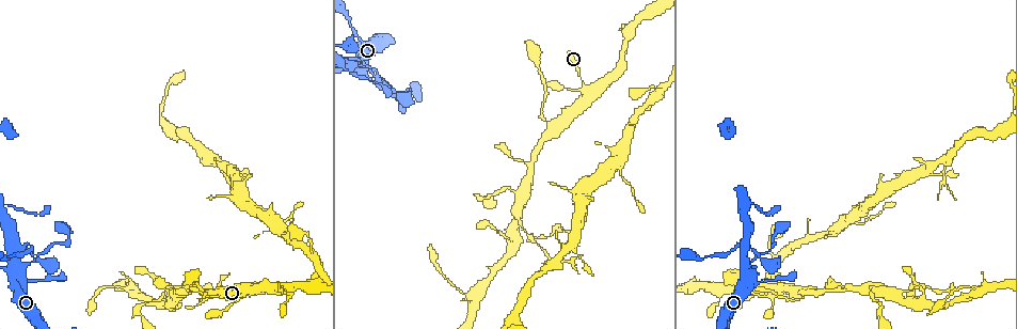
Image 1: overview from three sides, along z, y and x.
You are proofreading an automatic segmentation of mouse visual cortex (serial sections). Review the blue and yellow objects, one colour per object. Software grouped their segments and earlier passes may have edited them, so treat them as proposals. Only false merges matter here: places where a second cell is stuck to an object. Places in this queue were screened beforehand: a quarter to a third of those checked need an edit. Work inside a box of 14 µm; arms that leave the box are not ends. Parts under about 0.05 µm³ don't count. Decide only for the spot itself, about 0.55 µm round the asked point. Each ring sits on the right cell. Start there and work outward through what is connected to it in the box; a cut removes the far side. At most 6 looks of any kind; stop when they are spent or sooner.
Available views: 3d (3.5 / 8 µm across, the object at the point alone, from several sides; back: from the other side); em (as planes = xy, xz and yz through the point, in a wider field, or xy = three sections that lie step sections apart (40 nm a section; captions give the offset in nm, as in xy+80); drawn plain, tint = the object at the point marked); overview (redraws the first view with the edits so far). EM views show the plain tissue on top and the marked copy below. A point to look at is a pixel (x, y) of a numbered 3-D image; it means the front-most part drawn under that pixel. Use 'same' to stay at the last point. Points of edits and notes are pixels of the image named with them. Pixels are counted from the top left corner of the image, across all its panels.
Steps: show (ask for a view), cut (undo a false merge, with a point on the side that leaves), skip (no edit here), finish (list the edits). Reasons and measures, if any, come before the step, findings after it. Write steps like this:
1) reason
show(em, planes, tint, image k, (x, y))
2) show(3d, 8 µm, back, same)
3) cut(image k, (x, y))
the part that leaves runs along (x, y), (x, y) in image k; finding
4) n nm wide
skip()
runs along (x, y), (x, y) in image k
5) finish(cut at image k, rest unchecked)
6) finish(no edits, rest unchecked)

thin arm on a thick one
show(3d, 8 µm, image 1, (810, 292))

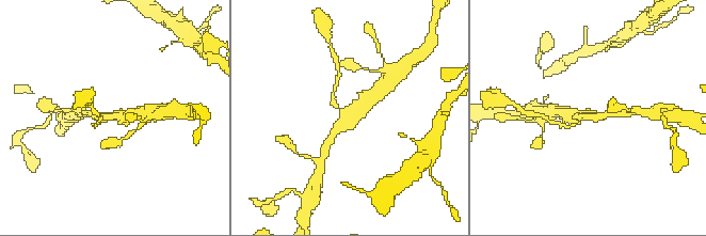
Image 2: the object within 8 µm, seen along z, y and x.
show(3d, 3.5 µm, back, image 2, (588, 115))

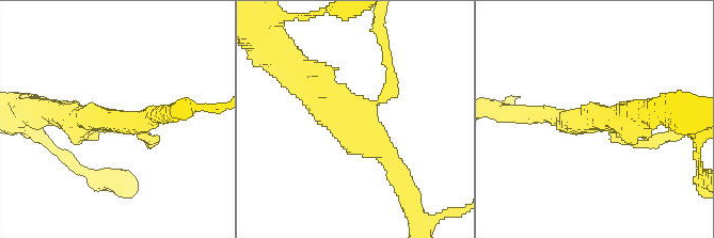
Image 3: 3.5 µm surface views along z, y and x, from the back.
3 arms; arms of 150, 350, 450 nm; now the EM
show(em, xy, step 1, tint, image 3, (342, 116))

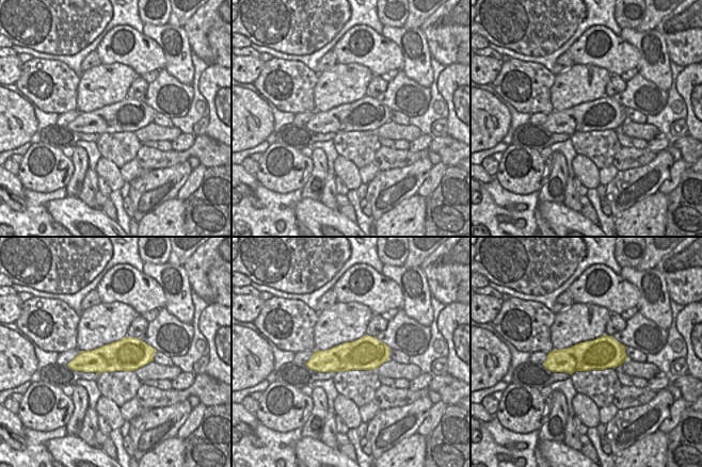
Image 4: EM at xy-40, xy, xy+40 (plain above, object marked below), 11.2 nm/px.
380 nm wide
skip()
runs along (292, 66), (318, 99), (394, 164) in image 3; all the same cell

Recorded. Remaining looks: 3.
show(3d, 3.5 µm, image 1, (872, 289))

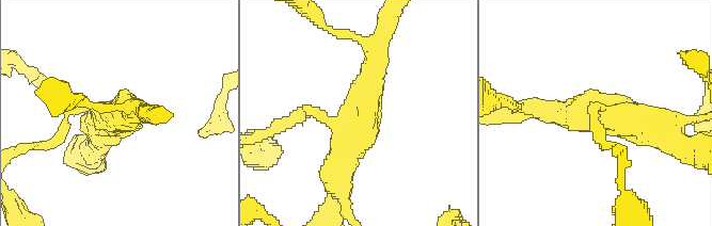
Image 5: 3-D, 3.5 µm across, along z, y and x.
3 arms; arms of 150, 350, 450 nm; now the EM
show(em, xy, step 2, tint, image 5, (342, 122))

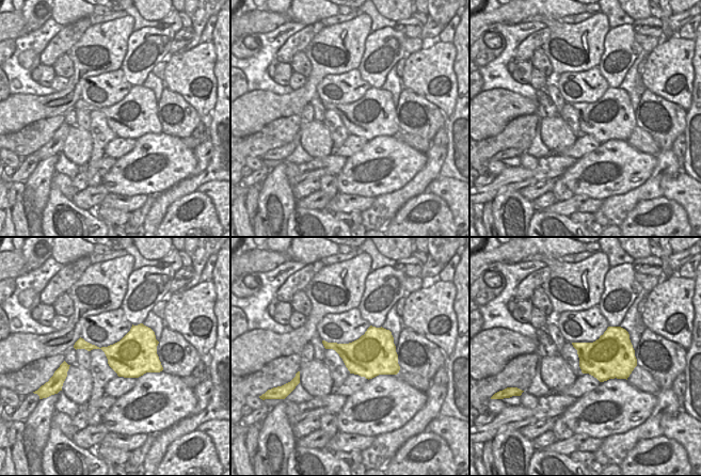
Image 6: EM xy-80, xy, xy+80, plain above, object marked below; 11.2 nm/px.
show(em, xy, step 3, tint, same)

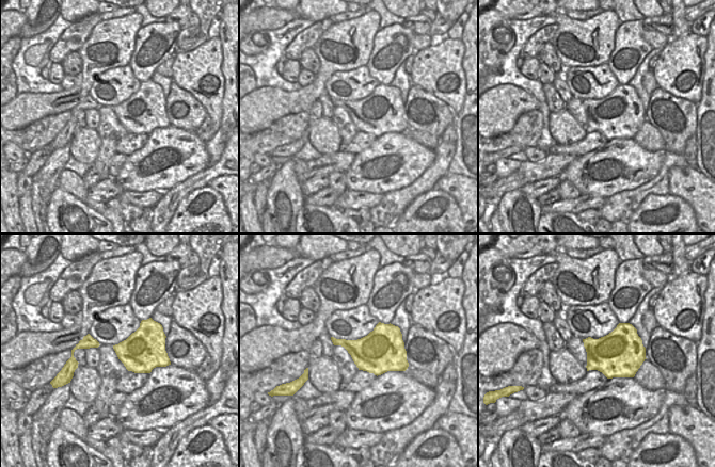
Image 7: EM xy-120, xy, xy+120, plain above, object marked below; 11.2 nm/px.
skip()
runs along (377, 65), (337, 188) in image 5; all the same cell

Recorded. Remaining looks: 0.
finish(no edits, rest unchecked)

